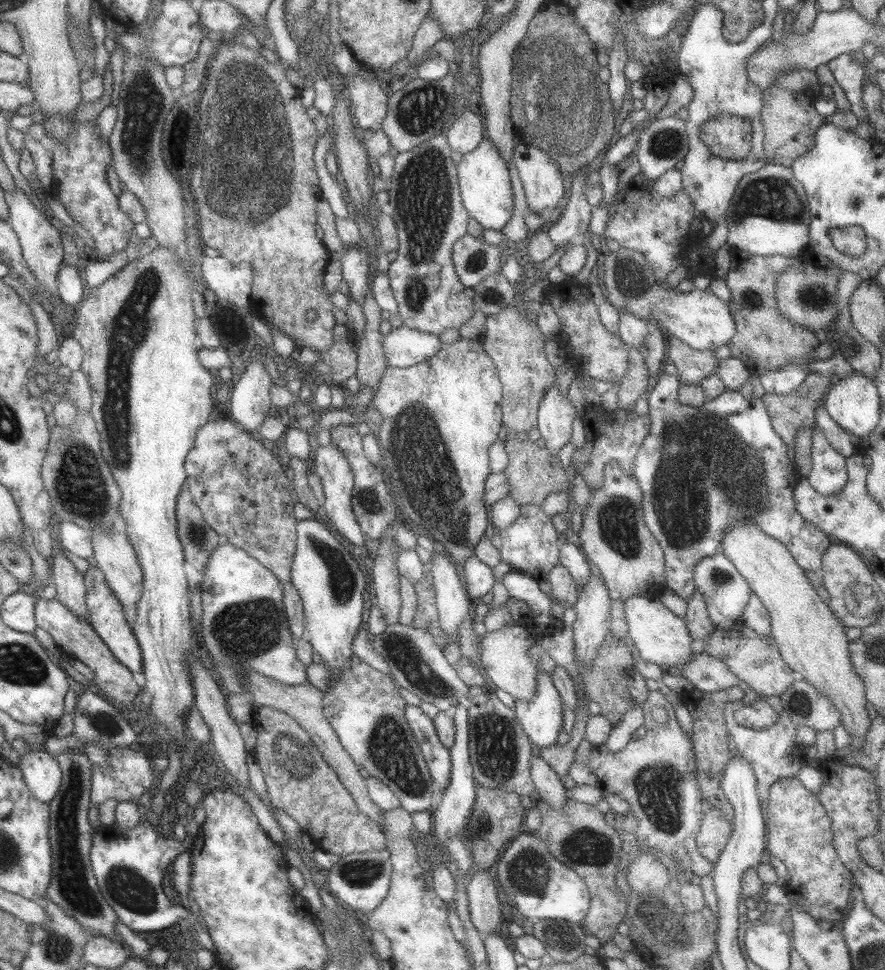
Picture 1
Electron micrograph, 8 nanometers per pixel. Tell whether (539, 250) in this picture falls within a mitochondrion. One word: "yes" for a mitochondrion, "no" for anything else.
no

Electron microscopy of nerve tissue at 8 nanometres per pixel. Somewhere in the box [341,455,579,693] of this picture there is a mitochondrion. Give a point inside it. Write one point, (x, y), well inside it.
(367, 500)

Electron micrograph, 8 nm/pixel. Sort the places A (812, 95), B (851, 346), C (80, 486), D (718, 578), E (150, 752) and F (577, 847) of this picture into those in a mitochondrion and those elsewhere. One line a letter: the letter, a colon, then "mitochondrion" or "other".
A: other
B: mitochondrion
C: mitochondrion
D: mitochondrion
E: other
F: mitochondrion

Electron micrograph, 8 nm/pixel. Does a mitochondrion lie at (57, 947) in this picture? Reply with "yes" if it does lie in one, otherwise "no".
yes

